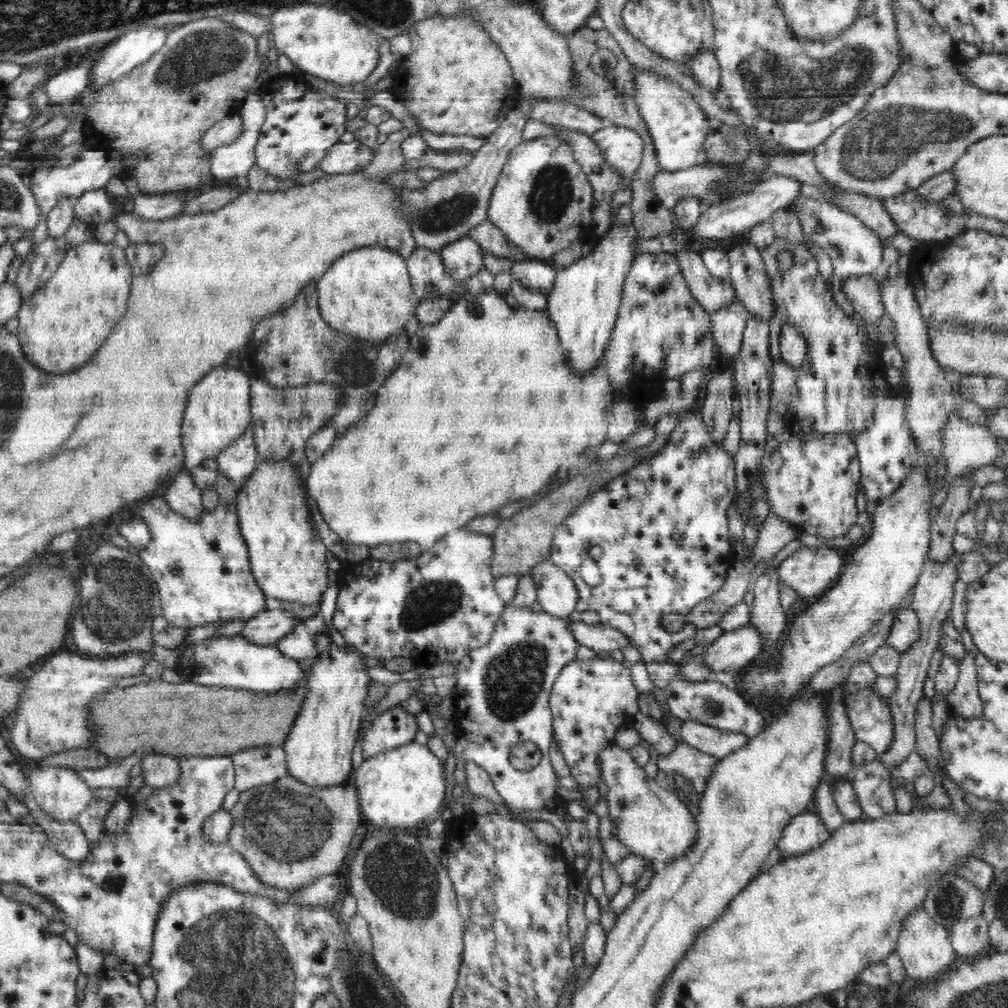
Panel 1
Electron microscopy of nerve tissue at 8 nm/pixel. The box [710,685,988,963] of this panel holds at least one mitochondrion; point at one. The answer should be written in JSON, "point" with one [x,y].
{"point":[949,899]}

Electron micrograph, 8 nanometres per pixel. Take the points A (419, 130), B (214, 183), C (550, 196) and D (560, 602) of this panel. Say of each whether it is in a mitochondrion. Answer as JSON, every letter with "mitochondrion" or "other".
{"A":"other","B":"other","C":"mitochondrion","D":"other"}

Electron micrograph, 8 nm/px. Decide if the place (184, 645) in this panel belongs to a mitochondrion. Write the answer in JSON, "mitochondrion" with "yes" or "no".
{"mitochondrion":"no"}

